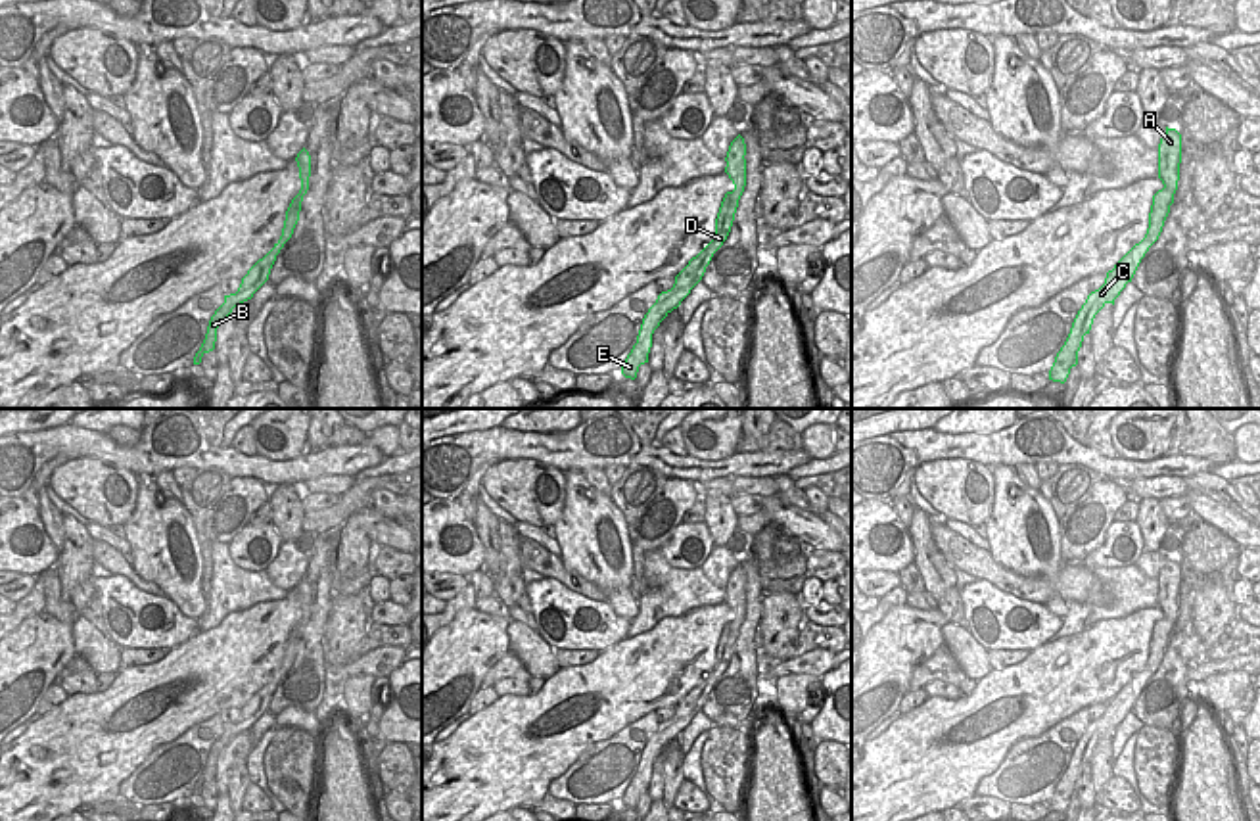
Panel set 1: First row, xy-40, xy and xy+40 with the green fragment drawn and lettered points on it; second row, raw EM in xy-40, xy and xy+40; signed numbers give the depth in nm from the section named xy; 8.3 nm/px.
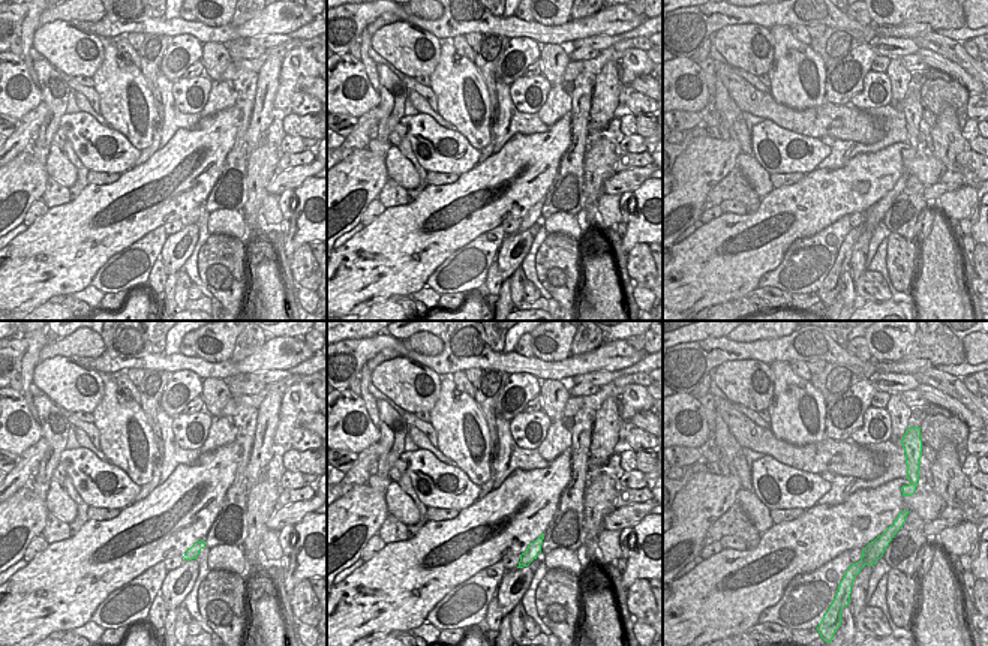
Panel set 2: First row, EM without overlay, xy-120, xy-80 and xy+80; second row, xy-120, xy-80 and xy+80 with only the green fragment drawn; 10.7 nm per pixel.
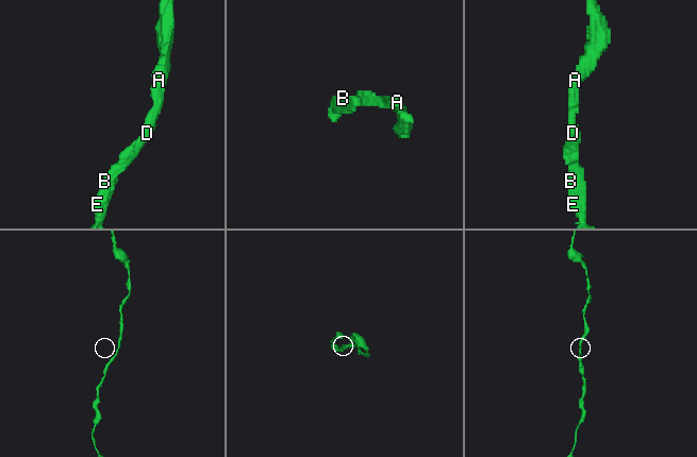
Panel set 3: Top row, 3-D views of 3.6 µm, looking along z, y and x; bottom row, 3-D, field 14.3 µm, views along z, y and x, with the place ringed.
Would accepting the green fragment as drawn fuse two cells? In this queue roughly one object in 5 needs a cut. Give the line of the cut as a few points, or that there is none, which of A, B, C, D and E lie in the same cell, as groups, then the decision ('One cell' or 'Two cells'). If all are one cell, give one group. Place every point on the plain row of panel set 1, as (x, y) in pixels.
No split. Groups: A B C D E. One cell

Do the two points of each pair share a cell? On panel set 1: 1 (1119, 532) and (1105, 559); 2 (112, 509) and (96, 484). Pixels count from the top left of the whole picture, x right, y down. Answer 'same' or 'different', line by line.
1: same
2: same

